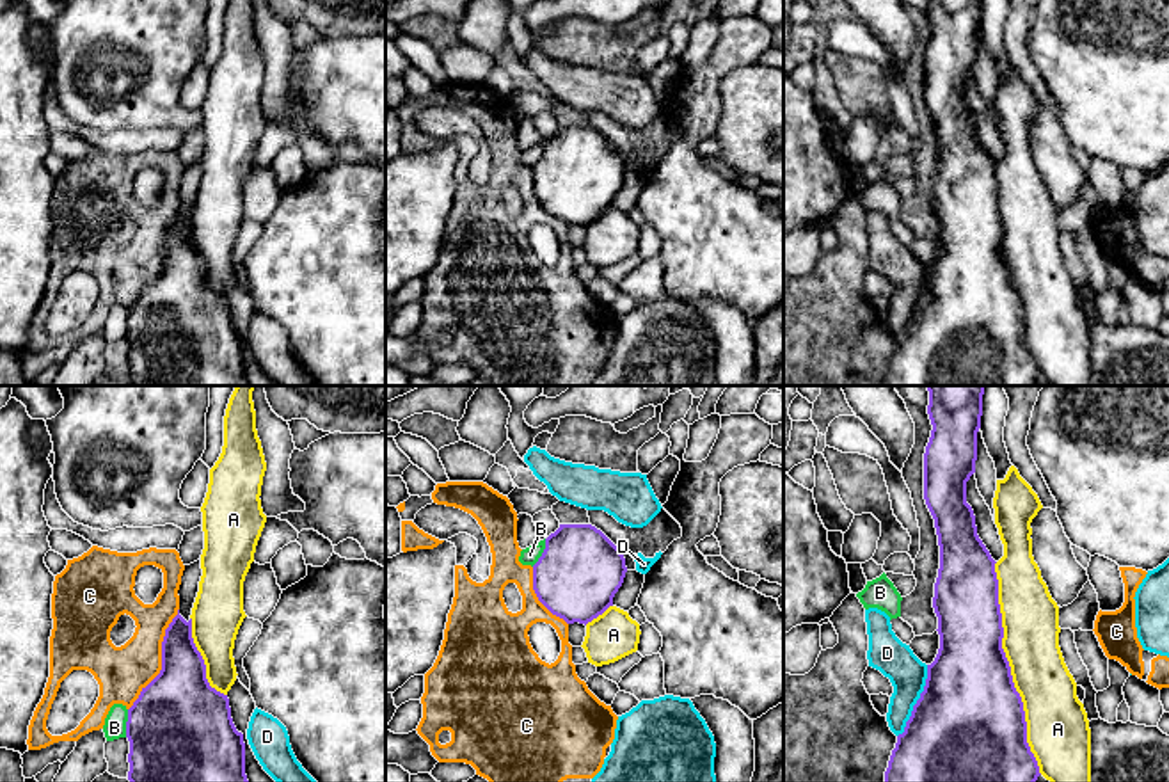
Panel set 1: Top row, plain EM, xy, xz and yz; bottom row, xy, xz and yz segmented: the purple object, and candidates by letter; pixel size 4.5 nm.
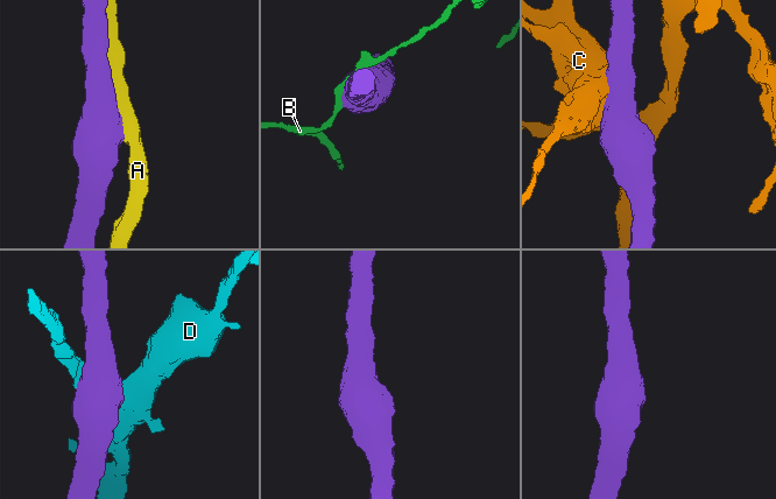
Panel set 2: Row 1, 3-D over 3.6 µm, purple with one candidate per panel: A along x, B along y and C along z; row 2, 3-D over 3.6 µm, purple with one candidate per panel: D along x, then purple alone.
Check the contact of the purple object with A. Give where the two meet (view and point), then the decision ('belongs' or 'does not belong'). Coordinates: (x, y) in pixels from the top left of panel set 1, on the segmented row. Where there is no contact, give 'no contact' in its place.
meets purple in yz at (1009, 669); belongs

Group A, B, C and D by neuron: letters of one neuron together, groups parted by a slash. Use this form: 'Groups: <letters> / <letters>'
Groups: A / B / C / D

